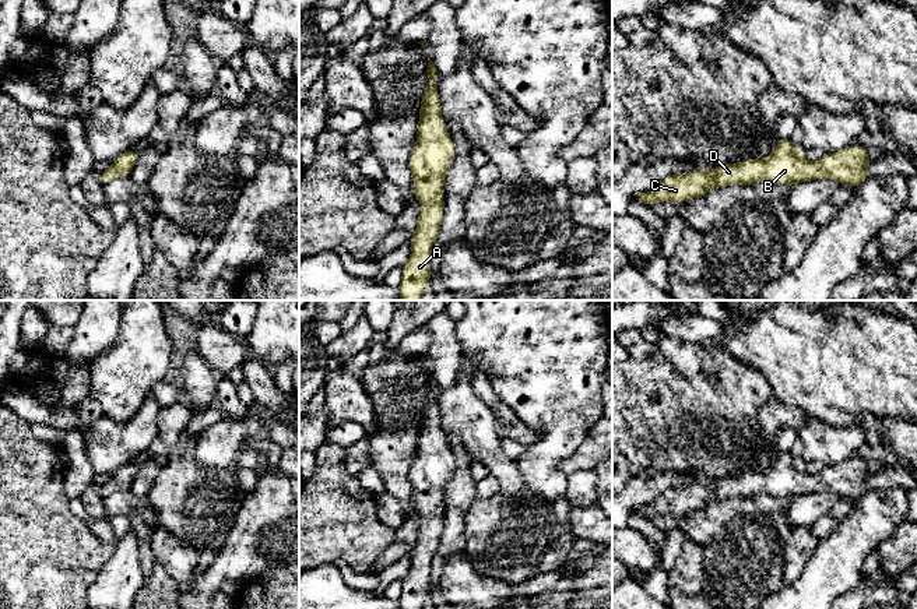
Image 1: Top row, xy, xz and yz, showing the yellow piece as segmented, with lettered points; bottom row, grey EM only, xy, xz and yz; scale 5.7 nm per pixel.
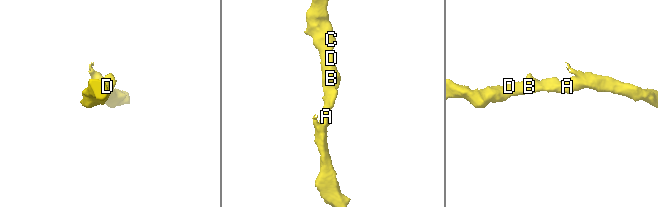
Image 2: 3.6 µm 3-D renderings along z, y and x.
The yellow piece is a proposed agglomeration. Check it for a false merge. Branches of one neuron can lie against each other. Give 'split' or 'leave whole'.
leave whole

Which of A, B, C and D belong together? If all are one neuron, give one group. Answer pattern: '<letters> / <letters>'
A B C D

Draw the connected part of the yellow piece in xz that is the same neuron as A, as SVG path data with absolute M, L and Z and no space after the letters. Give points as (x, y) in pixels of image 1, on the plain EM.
M428 366L425 387L431 392L421 411L417 454L408 479L414 493L414 510L425 521L417 531L417 542L410 552L411 568L403 578L400 609L424 609L431 594L432 560L440 548L445 511L443 497L454 474L456 461L442 430L442 416L436 402L438 383Z

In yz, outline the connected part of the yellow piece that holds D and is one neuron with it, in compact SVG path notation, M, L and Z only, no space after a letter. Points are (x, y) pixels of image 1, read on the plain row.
M790 451L777 453L766 472L751 471L725 476L713 483L696 482L663 492L651 504L636 507L649 521L656 515L685 515L706 508L714 501L734 497L752 499L767 494L774 499L807 496L822 490L857 500L868 493L871 471L864 460L850 458L825 467L819 475L808 474Z

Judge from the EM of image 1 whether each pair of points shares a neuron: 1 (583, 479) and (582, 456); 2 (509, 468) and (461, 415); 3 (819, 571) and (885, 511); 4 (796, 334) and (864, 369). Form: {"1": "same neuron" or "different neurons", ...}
{"1": "different neurons", "2": "same neuron", "3": "same neuron", "4": "same neuron"}

